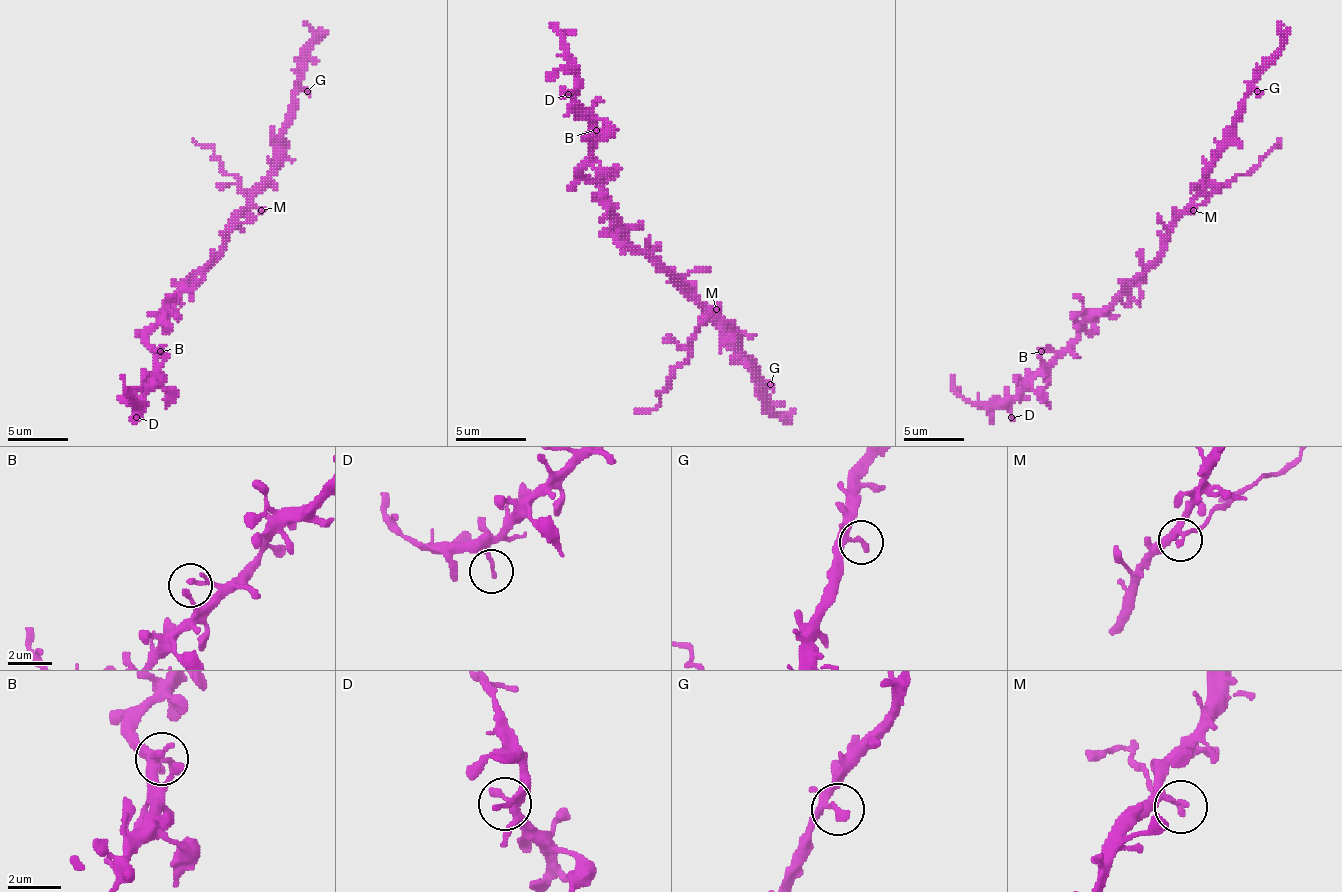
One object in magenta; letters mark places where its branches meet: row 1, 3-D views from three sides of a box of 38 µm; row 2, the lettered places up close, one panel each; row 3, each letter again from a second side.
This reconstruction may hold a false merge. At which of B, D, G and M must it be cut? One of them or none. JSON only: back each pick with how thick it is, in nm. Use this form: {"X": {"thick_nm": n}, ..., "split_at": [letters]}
{"M": {"thick_nm": 170}, "split_at": ["M"]}

